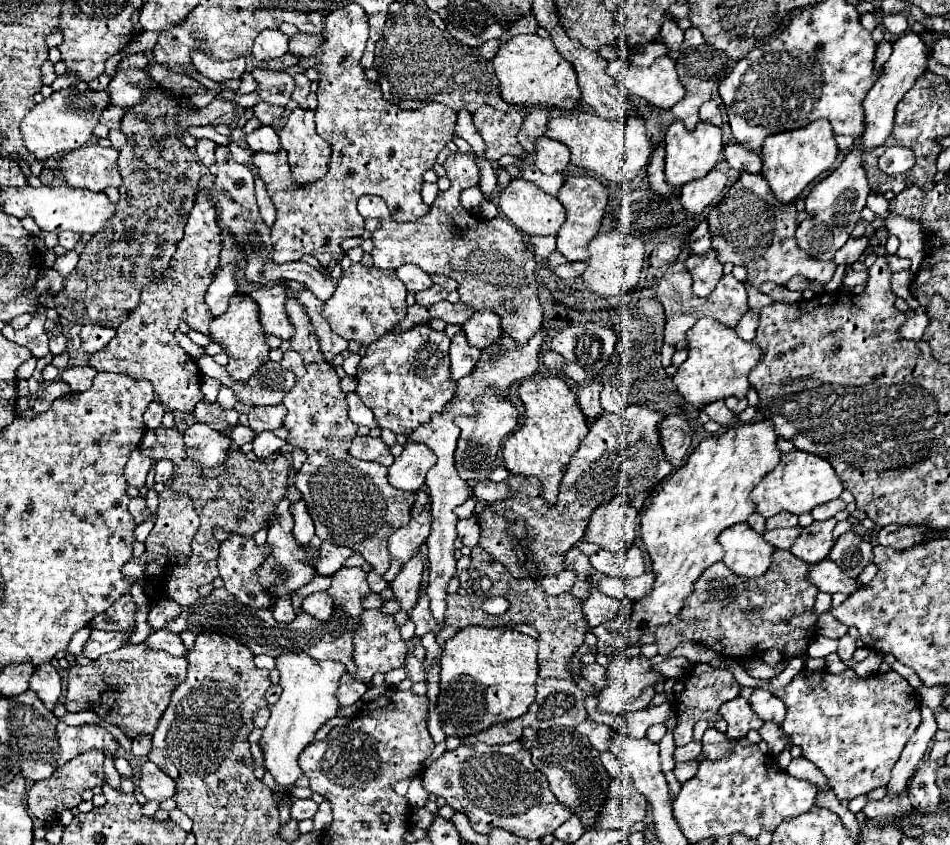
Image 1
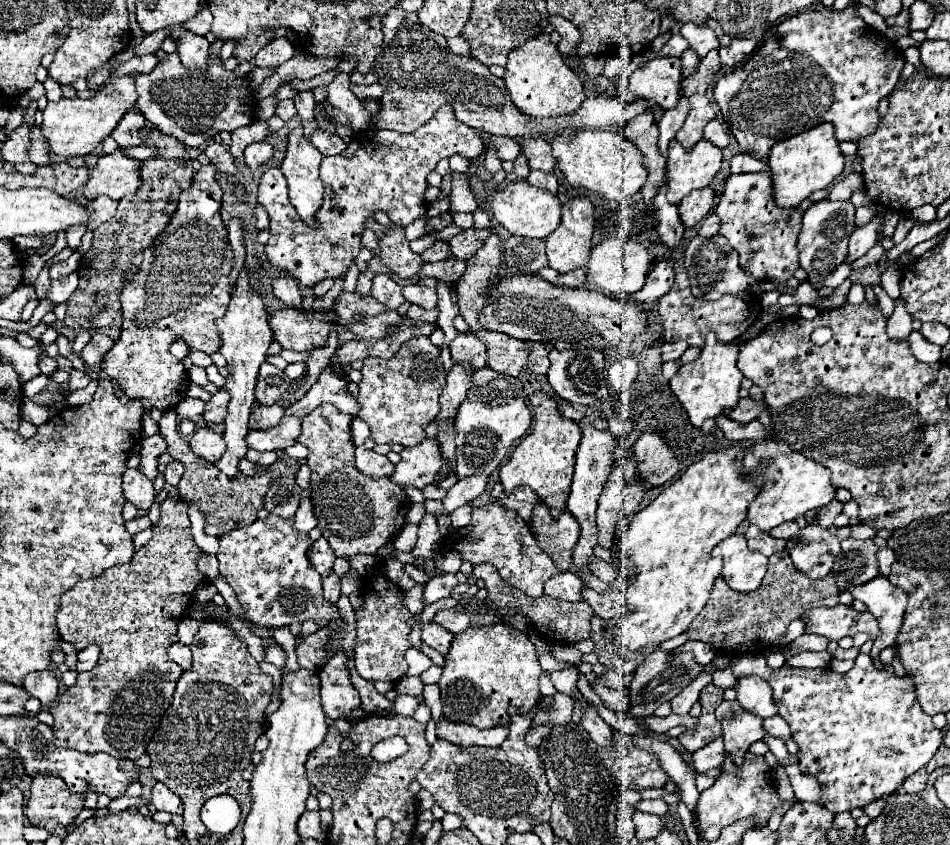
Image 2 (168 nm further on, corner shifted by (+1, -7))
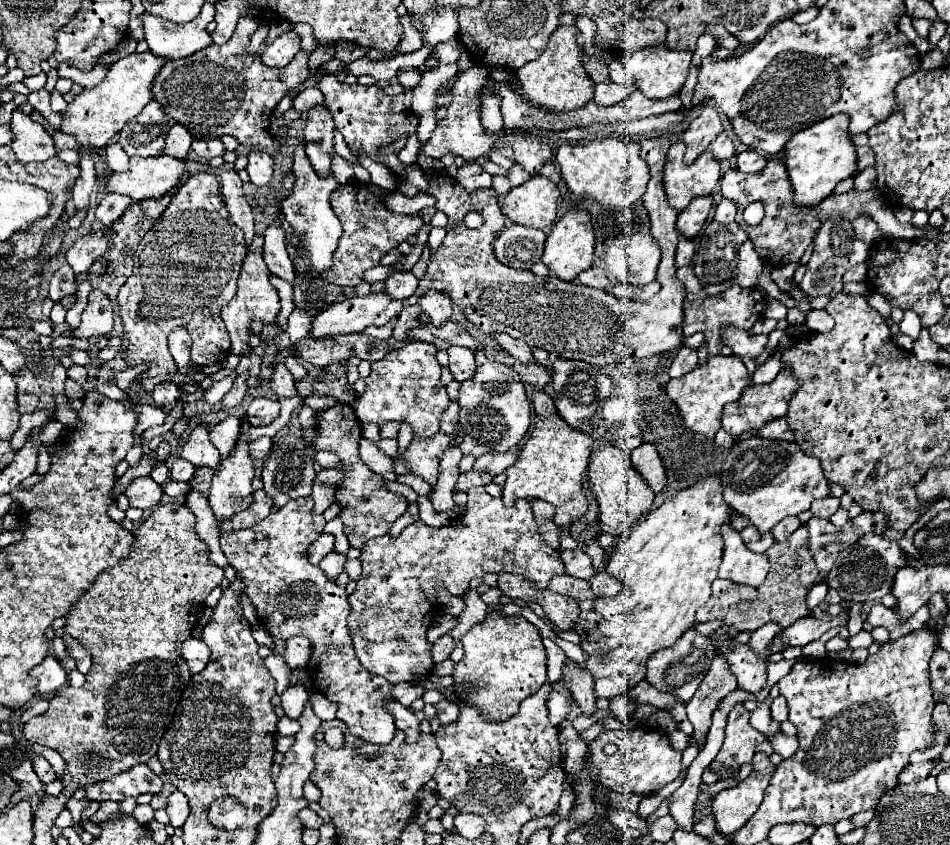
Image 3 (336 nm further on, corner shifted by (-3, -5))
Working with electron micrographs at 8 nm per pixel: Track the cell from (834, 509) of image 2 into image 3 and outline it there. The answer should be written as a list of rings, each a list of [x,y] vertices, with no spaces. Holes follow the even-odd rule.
[[[827,496],[827,498],[823,498],[823,500],[815,500],[815,502],[811,504],[813,516],[825,518],[825,520],[827,520],[837,508],[839,508],[839,498],[831,498],[831,496]]]

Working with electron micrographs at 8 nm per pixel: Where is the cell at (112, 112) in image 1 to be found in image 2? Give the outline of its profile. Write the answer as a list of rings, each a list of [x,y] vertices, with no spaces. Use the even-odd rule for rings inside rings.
[[[131,110],[131,112],[127,112],[127,114],[119,120],[119,124],[115,126],[115,130],[111,132],[111,138],[115,138],[119,146],[133,146],[133,144],[141,144],[141,140],[139,140],[139,136],[137,136],[137,132],[139,132],[143,126],[145,126],[143,116],[141,116],[139,112]]]

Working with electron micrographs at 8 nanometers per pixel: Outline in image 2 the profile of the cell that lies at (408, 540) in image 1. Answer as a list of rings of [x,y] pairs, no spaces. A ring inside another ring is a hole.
[[[469,476],[461,478],[443,498],[443,514],[451,514],[461,506],[471,504],[487,486],[487,476]]]

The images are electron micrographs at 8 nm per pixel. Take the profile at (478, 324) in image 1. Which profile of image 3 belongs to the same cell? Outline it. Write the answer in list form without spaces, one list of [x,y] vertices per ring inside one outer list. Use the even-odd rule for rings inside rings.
[[[451,346],[449,350],[449,370],[457,382],[465,382],[475,374],[475,354],[469,348]]]

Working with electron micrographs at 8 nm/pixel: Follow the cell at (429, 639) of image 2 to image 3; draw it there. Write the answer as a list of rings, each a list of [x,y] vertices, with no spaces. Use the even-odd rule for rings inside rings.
[[[447,634],[447,636],[441,636],[435,644],[433,644],[433,662],[443,662],[449,658],[449,654],[453,652],[455,648],[455,640]]]

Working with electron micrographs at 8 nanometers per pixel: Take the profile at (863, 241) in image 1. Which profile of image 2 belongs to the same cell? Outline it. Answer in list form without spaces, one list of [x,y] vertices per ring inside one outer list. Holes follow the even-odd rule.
[[[883,210],[867,226],[855,228],[855,232],[849,238],[849,250],[847,250],[847,258],[845,258],[847,264],[861,258],[863,254],[867,254],[877,244],[877,234],[881,230],[881,218],[883,218]]]

